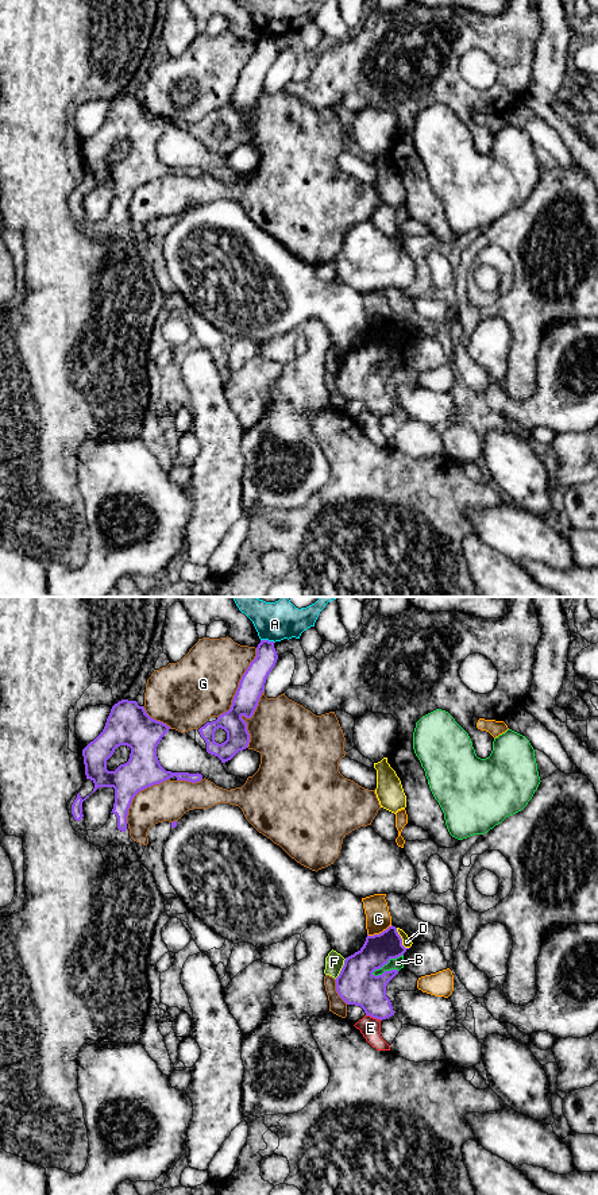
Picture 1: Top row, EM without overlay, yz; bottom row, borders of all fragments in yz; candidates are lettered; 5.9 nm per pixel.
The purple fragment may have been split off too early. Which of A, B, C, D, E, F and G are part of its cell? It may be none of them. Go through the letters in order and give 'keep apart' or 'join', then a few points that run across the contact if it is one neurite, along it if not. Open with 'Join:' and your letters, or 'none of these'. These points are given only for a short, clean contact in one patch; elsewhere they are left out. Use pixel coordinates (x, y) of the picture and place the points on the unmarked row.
Join: none of these
A: keep apart; line yz (261, 34), (274, 37)
B: keep apart; line yz (402, 349), (392, 353), (371, 369)
C: keep apart
D: keep apart; line yz (396, 323), (401, 338), (408, 343)
E: keep apart
F: keep apart; line yz (346, 354), (335, 374)
G: keep apart

